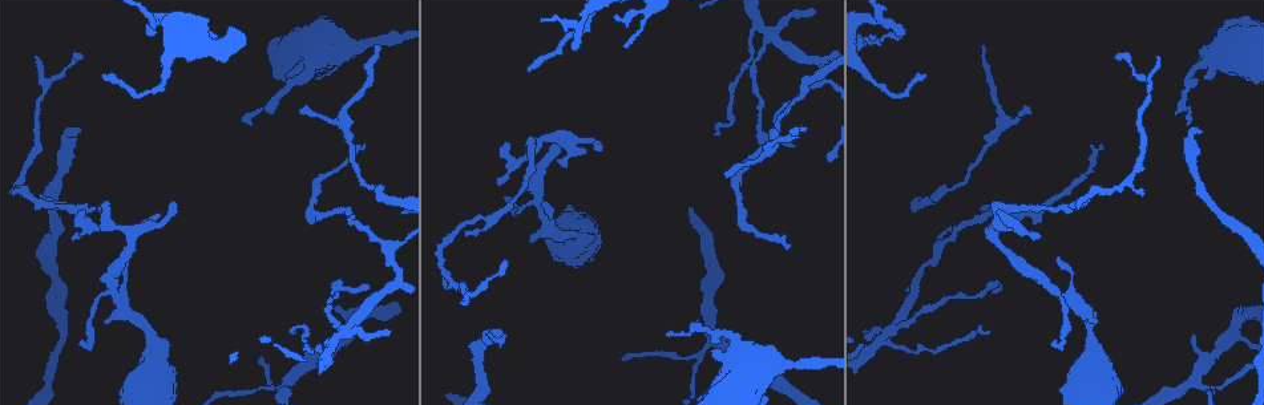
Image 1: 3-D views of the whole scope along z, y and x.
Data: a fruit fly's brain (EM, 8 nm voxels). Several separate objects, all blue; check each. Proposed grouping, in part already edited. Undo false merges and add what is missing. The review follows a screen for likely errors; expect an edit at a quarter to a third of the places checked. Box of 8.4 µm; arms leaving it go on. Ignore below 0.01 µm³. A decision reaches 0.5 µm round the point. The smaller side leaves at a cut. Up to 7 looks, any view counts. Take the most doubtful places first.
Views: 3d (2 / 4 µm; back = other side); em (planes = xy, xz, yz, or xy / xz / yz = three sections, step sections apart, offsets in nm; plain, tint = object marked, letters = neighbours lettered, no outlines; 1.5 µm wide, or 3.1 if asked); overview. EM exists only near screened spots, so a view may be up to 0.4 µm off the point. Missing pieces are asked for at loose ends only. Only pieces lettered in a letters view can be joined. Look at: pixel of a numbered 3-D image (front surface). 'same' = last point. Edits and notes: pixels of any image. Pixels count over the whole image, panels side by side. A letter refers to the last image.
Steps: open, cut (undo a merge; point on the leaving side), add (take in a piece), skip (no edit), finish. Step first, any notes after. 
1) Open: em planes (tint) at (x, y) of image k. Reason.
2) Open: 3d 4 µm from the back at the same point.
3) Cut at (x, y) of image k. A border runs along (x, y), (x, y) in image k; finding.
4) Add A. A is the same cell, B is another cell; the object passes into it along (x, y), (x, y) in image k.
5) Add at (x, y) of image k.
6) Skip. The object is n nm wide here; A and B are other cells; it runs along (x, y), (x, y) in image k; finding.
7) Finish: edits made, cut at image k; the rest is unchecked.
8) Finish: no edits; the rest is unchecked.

Open: em planes (tint) at (1186, 120) of image 1. Thin end.

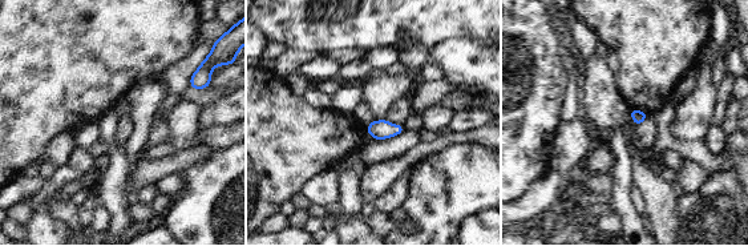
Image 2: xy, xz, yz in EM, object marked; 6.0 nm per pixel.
Open: em planes (letters) at the same point. What lies round it.

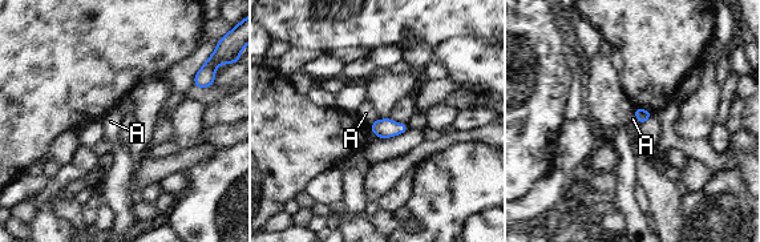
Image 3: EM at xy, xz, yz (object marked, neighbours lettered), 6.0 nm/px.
Skip. The object is 80 nm wide here; A is another cell; no lettered piece goes on from it.

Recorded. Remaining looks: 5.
Open: 3d 4 µm at (983, 45) of image 1.

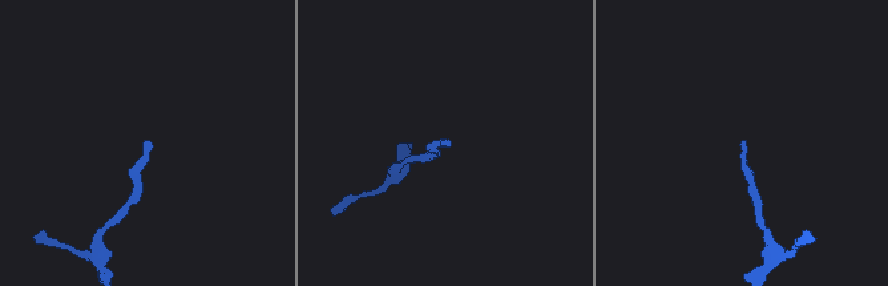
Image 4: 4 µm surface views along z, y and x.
Open: em planes (tint) at (152, 142) of image 4.

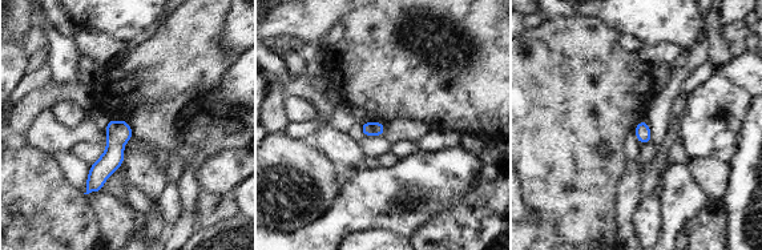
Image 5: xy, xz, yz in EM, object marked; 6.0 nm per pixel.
Open: em planes (letters) at the same point.

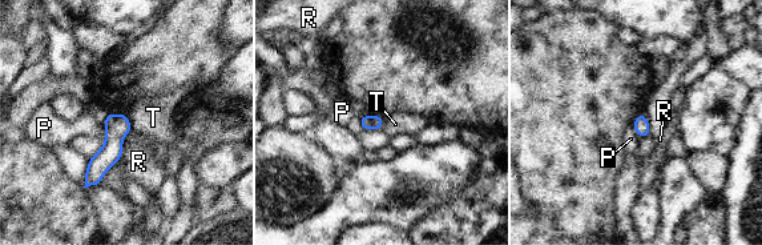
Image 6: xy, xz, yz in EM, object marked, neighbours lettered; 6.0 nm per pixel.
Skip. P, R and T are other cells; a border runs along (125, 115), (132, 129) in image 6; none of them fits.

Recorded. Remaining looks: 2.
Finish: no edits; the rest is unchecked.

